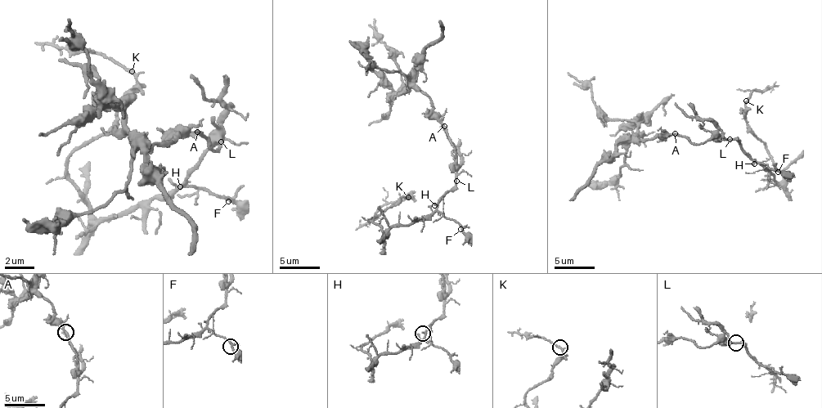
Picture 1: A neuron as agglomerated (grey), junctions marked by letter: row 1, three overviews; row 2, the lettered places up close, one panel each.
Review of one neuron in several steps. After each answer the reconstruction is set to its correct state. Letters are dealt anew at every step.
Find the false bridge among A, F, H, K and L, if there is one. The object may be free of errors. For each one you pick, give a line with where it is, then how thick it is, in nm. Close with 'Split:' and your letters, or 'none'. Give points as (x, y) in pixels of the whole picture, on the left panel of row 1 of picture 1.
A: place (197, 132); calibre 190 nm
Split: A

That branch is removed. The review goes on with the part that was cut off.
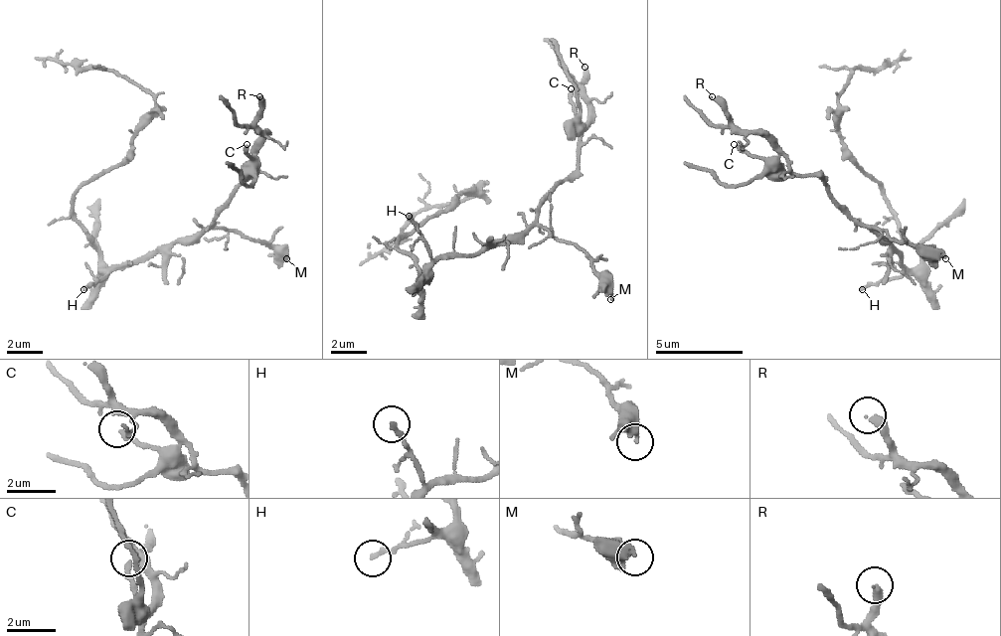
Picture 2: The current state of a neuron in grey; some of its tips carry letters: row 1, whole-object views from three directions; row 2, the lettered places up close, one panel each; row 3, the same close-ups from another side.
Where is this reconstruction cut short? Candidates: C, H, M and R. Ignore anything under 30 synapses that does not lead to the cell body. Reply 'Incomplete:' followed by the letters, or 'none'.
Incomplete: none

